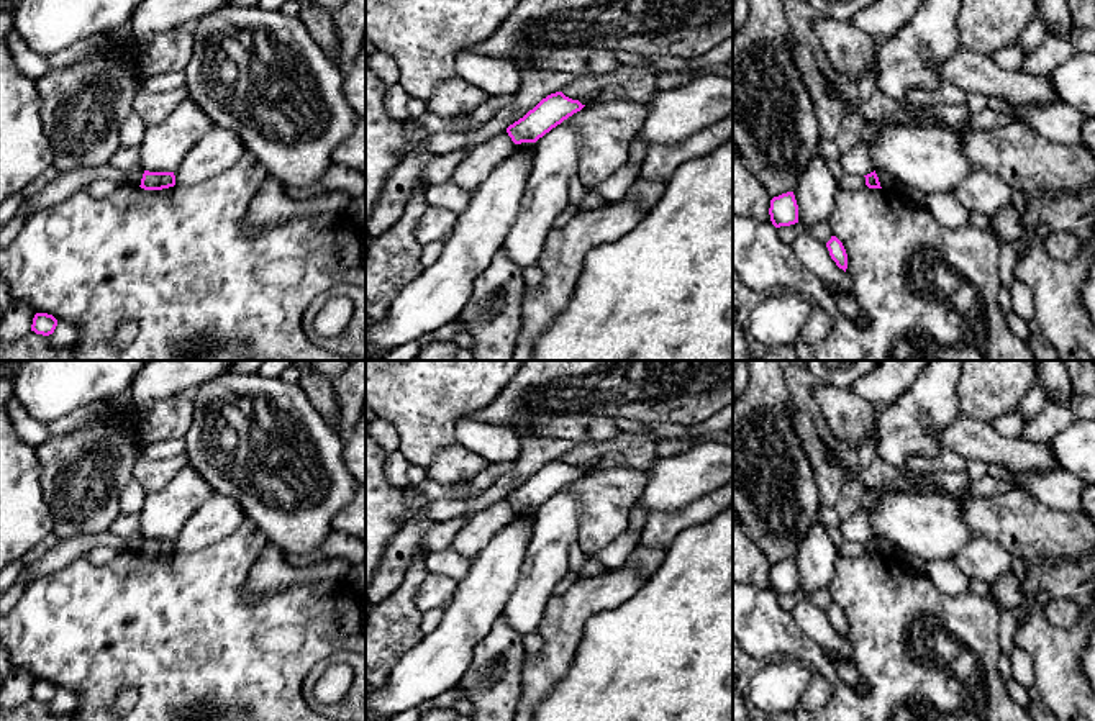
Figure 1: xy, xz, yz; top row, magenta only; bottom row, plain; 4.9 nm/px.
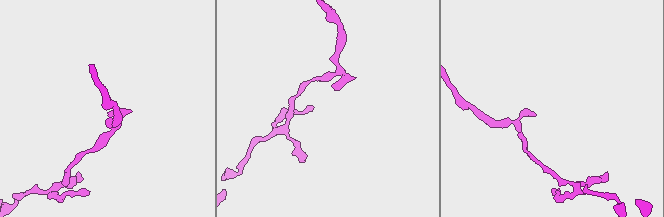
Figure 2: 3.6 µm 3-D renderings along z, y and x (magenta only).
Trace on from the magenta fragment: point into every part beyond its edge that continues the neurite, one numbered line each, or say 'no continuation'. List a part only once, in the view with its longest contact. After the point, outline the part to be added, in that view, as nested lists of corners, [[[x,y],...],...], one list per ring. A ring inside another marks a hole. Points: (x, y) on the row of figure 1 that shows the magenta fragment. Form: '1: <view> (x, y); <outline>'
no continuation

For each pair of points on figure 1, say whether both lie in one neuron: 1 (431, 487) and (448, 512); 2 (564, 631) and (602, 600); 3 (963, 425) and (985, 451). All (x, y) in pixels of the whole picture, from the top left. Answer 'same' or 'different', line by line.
1: different
2: same
3: same

